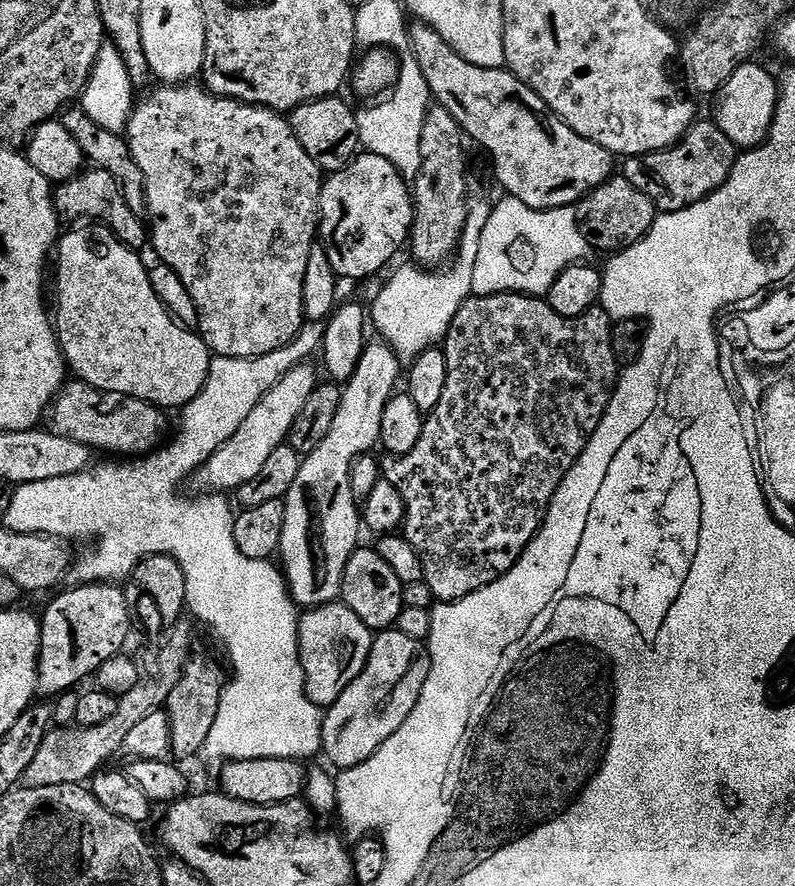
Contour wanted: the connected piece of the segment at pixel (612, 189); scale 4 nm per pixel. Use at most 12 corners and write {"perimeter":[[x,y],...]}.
{"perimeter":[[622,174],[575,205],[585,245],[625,252],[652,229],[654,202]]}

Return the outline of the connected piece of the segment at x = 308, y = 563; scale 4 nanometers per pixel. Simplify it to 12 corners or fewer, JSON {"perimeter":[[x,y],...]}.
{"perimeter":[[365,305],[323,325],[342,406],[283,499],[278,556],[292,603],[339,597],[361,543],[352,464],[380,444],[402,380],[364,352]]}

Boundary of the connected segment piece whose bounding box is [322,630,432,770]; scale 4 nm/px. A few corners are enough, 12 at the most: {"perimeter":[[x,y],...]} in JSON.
{"perimeter":[[375,633],[323,713],[322,752],[370,759],[418,706],[425,641]]}

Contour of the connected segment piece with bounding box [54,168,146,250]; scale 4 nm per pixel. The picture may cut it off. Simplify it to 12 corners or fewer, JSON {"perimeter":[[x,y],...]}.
{"perimeter":[[100,168],[55,189],[56,215],[103,222],[143,249],[146,224],[120,183]]}

